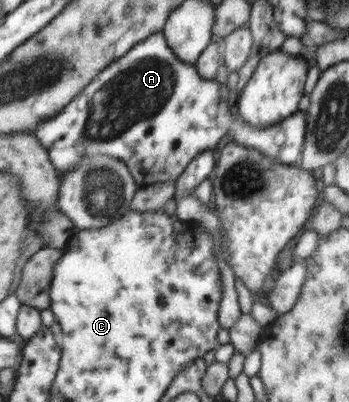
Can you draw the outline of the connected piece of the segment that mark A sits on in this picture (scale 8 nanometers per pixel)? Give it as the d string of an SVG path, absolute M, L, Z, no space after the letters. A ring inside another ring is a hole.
M160 31L109 65L57 116L39 122L33 134L49 151L61 175L76 170L84 156L108 155L129 164L132 175L142 187L177 180L199 154L222 144L227 136L237 139L237 142L245 142L251 149L259 150L261 155L274 159L279 165L294 165L300 160L307 141L307 111L297 111L292 117L269 128L253 128L245 120L235 120L233 110L227 106L225 98L221 100L221 96L220 83L203 78L195 65L184 64Z

